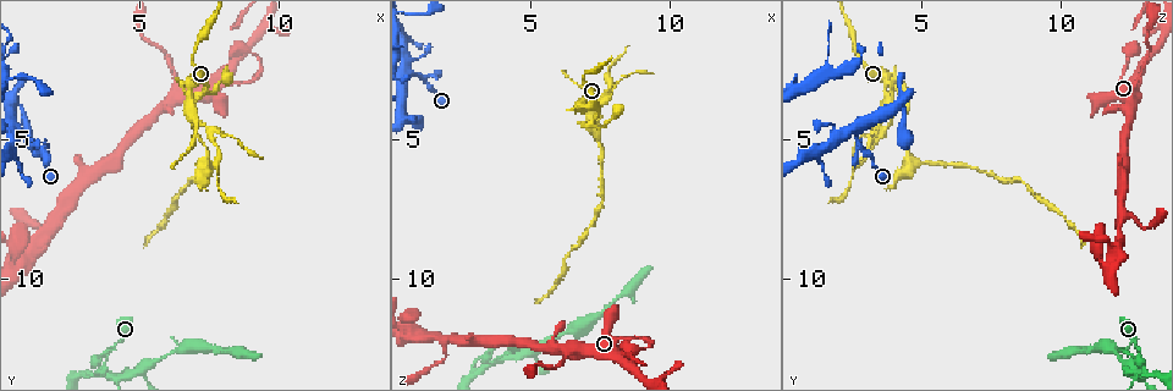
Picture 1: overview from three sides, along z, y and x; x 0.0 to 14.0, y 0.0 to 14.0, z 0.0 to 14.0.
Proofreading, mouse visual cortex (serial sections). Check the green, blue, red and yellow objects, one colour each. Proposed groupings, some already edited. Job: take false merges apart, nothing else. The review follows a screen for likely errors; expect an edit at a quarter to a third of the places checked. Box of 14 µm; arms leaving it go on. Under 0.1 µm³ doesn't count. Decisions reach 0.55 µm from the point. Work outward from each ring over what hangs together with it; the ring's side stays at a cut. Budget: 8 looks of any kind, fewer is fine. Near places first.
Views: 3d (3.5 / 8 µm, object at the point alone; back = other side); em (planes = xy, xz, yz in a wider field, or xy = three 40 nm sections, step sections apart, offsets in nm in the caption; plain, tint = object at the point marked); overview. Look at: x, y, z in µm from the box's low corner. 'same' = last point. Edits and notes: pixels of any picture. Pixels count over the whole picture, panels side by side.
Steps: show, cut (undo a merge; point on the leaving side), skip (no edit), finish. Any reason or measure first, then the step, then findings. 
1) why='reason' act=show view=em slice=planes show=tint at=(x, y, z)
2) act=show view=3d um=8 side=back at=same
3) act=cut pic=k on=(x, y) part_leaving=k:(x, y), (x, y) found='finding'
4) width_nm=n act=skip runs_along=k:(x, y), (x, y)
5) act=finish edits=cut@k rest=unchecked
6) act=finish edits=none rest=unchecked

why='a fork' act=show view=3d um=3.5 at=(7.5, 5.7, 4.5)

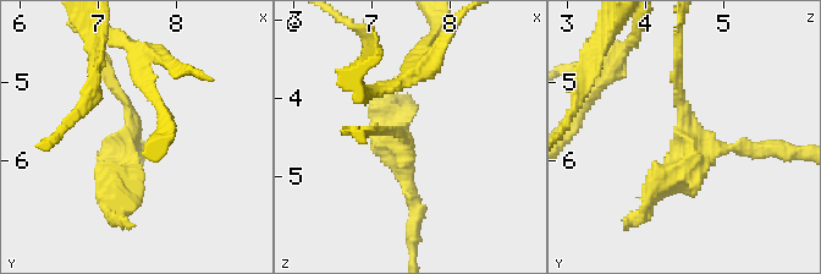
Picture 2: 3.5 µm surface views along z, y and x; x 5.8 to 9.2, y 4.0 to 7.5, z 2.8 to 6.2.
act=show view=em slice=planes show=plain at=(7.45, 5.70, 4.60)

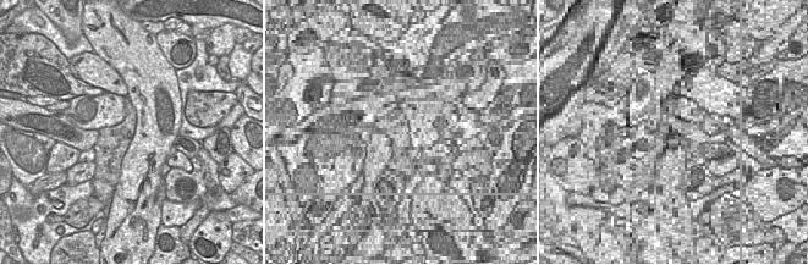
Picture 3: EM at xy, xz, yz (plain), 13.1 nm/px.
why='where the object lies' act=show view=em slice=planes show=tint at=same

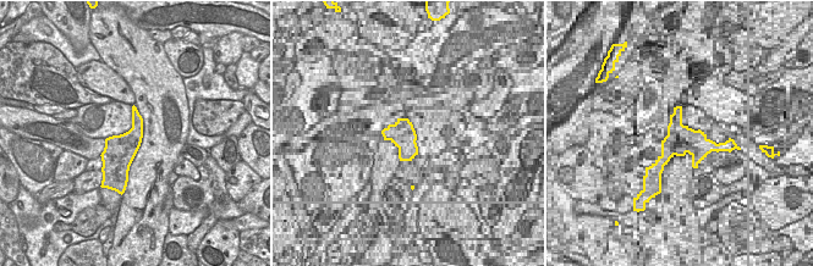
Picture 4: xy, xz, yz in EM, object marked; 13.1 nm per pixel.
act=skip runs_along=2:(677, 67), (690, 140), (769, 147) found='all the same cell'

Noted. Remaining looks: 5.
why='a narrow waist' act=show view=3d um=3.5 at=(5.8, 1.8, 13.1)

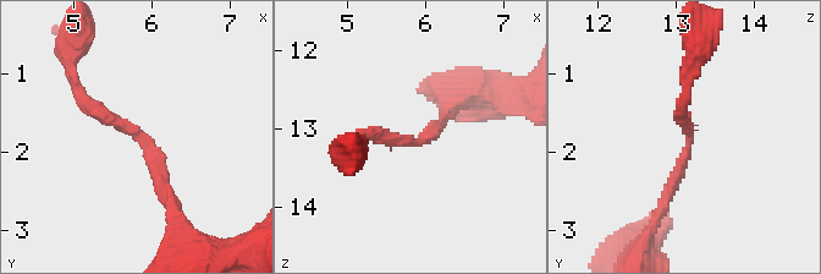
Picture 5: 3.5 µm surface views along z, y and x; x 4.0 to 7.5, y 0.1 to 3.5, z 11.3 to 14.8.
arm_widths_nm=150,200 why='now the EM' act=show view=em slice=xy step=3 show=plain at=(5.95, 1.80, 13.15)

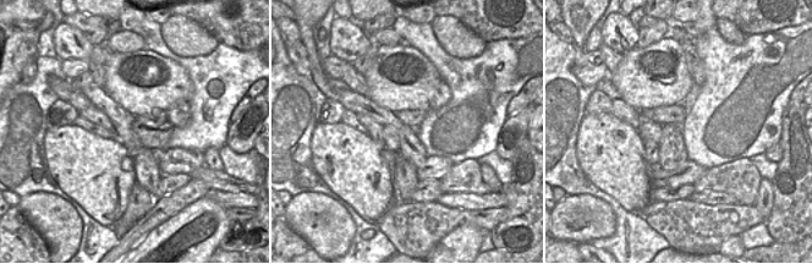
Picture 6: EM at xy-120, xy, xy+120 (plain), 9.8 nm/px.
why='where the object lies' act=show view=em slice=xy step=3 show=tint at=same

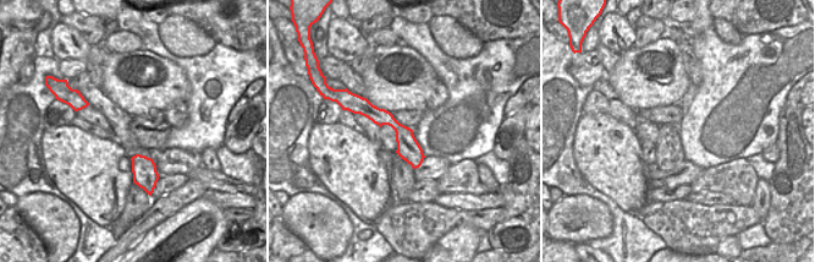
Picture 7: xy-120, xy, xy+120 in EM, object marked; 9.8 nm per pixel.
act=skip runs_along=5:(172, 208), (150, 144), (82, 96) found='all the same cell'

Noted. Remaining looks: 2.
why='arms part here' act=show view=em slice=xy step=5 show=tint at=(3.7, 13.3, 12.9)

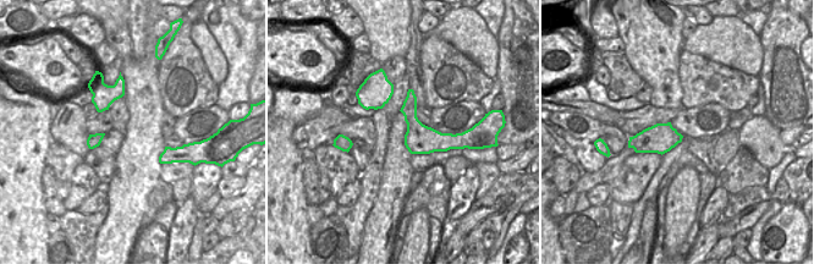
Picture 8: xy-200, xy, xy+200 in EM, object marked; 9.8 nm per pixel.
why='wider look' act=show view=3d um=3.5 at=same

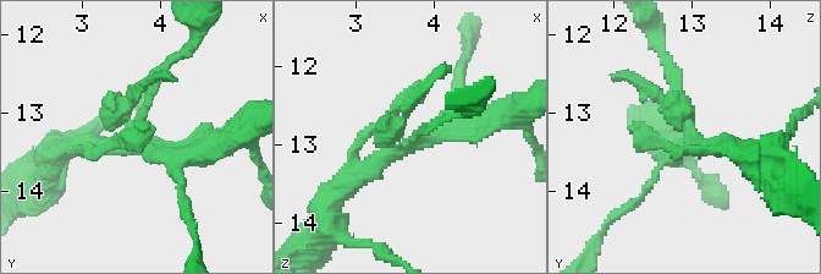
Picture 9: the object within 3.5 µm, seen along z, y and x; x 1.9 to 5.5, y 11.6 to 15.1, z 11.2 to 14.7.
act=skip found='all the same cell'

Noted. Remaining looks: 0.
act=finish edits=none rest=unchecked

